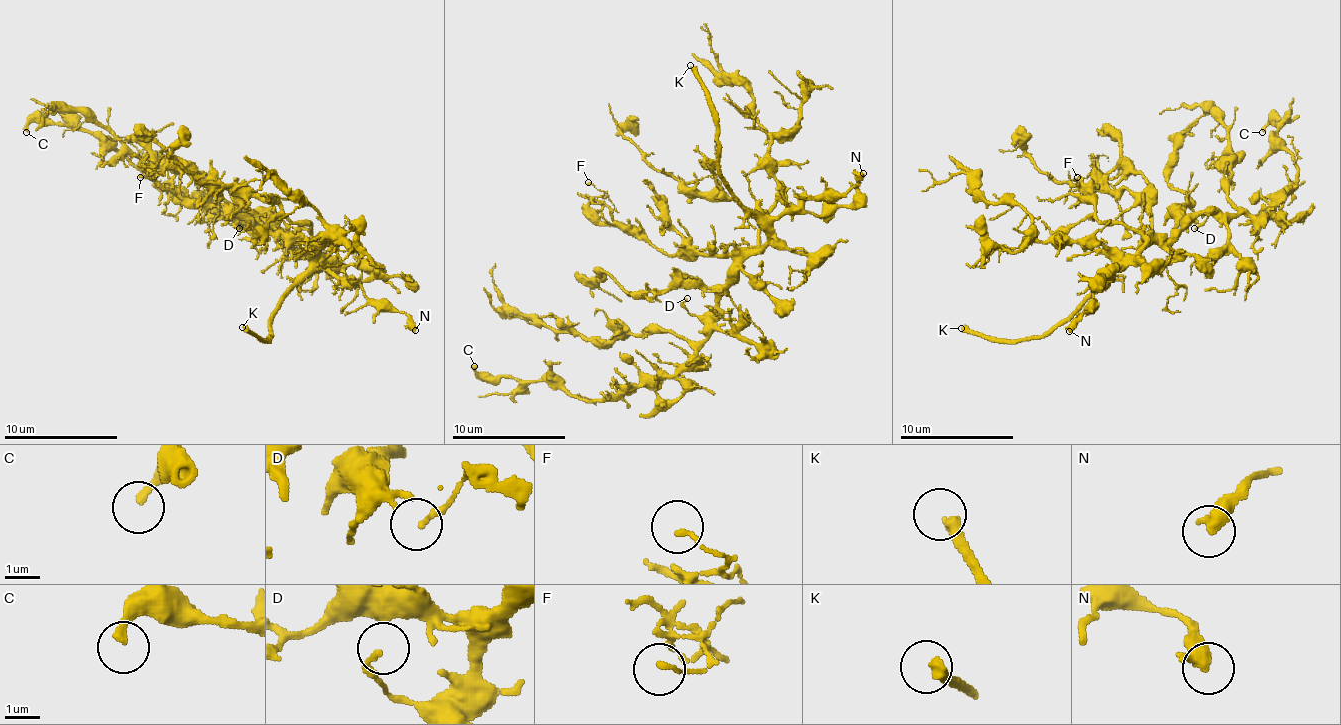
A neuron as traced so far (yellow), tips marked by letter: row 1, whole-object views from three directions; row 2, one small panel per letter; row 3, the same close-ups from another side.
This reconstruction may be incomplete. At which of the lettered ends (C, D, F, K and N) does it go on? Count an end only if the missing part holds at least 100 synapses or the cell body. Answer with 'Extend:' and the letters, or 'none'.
Extend: K

